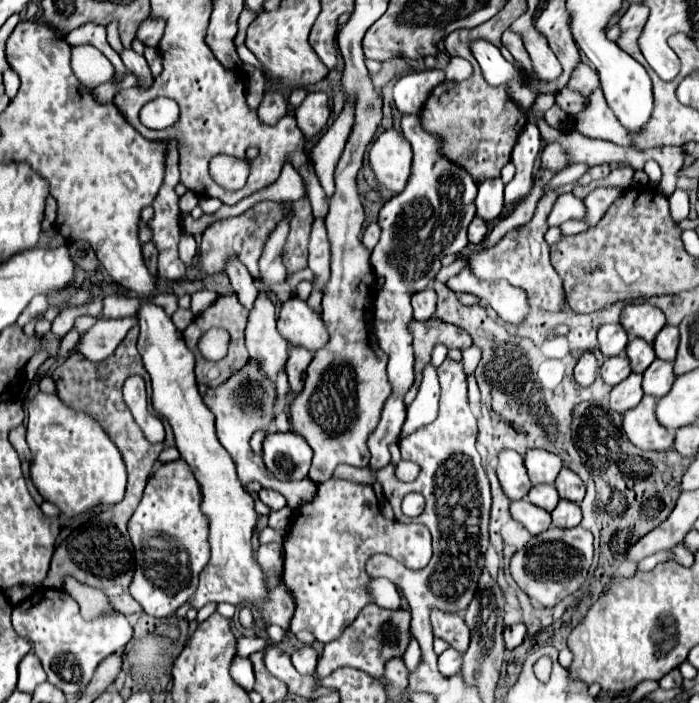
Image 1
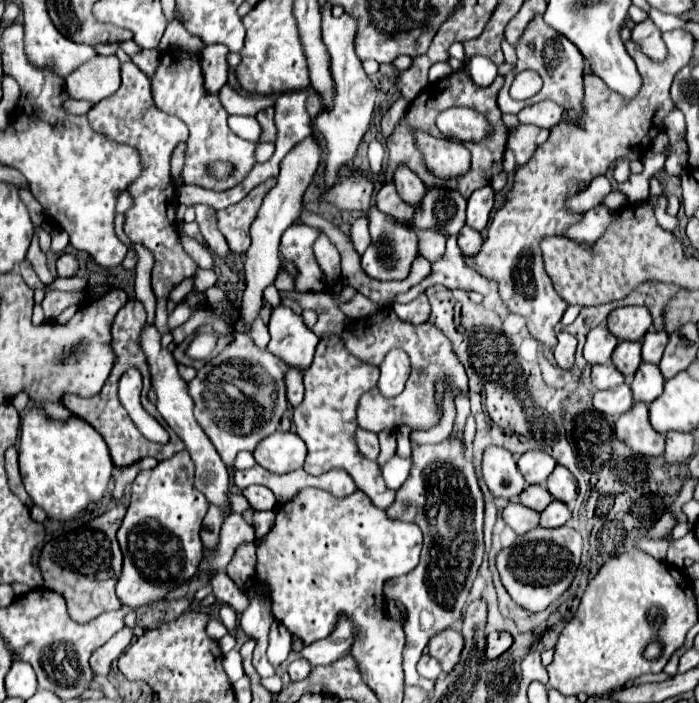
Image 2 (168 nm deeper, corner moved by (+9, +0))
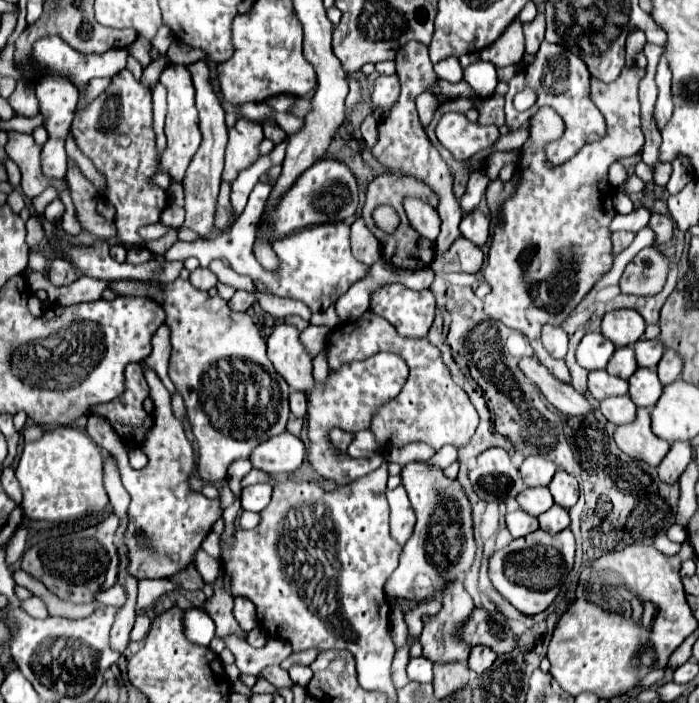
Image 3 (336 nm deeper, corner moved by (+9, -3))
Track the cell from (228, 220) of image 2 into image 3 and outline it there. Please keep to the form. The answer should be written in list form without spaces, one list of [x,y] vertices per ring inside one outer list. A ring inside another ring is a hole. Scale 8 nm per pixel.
[[[221,183],[217,209],[215,209],[215,229],[223,231],[231,219],[231,203],[229,203],[229,183]]]

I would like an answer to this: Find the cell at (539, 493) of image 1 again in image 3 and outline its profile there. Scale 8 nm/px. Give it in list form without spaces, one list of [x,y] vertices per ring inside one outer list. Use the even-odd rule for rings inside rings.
[[[535,487],[535,489],[523,489],[517,495],[517,503],[523,511],[527,511],[533,517],[539,517],[553,505],[553,497],[549,493],[549,487]]]

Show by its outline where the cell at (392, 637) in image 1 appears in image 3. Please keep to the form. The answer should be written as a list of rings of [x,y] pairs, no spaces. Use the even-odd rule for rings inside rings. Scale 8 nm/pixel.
[[[313,649],[301,651],[301,653],[291,653],[291,655],[281,663],[281,667],[283,667],[283,669],[289,669],[291,665],[311,665],[315,657],[317,657],[317,651],[313,651]]]

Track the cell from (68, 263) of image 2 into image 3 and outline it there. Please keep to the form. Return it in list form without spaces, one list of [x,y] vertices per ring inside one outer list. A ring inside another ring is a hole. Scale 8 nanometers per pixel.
[[[57,257],[57,259],[53,259],[51,265],[49,265],[47,279],[49,279],[55,287],[61,287],[61,285],[69,285],[69,283],[73,283],[75,279],[79,279],[79,271],[73,269],[69,261]]]

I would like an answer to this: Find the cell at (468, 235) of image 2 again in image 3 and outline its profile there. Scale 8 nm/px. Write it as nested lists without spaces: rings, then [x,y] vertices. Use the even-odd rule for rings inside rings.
[[[465,237],[455,239],[453,245],[431,263],[435,275],[455,273],[455,271],[479,273],[481,267],[483,267],[483,251],[477,245],[469,243]]]

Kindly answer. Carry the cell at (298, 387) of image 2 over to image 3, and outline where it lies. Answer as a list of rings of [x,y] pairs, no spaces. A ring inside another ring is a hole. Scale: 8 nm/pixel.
[[[293,391],[289,395],[289,403],[291,403],[291,413],[295,417],[305,417],[307,415],[307,397],[305,397],[305,393]]]

